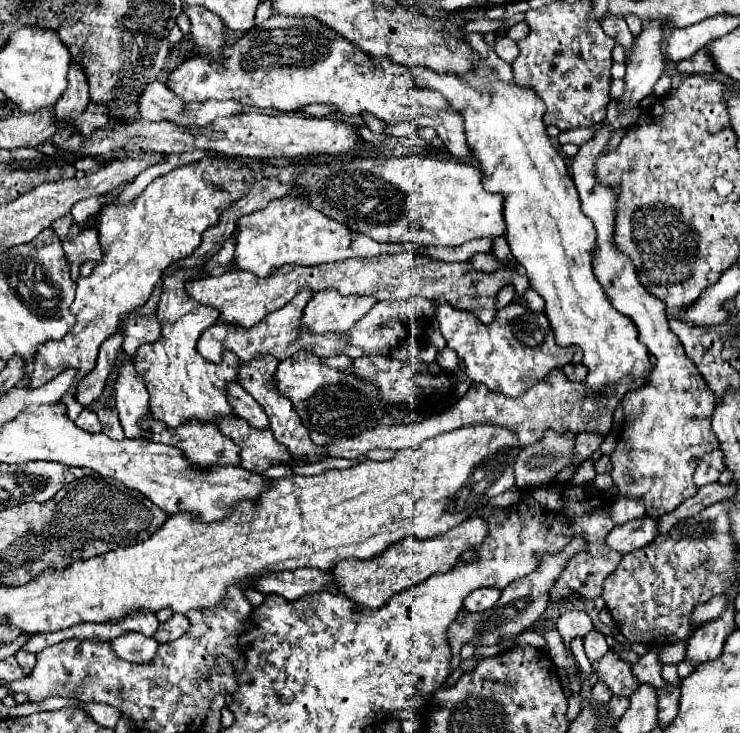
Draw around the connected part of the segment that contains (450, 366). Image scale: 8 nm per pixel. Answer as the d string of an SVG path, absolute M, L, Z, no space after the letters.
M444 347L442 351L438 351L438 355L436 355L436 363L438 365L442 365L446 371L456 371L458 369L458 355L452 351L452 349L448 349L448 347Z

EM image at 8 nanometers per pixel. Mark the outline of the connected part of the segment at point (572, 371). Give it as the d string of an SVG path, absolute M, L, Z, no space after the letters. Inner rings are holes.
M568 363L562 368L564 374L573 382L583 382L587 375L587 368L582 364ZM568 369L568 371L566 371Z

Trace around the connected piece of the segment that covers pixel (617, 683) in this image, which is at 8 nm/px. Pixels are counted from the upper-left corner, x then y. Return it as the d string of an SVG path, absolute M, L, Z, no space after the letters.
M608 651L598 663L598 679L606 681L614 695L626 695L630 697L634 689L638 687L638 679L632 675L632 667L624 661L620 661L612 651Z

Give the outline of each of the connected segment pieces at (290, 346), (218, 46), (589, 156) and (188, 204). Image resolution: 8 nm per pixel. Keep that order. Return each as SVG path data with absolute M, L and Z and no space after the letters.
M300 291L288 305L284 305L282 309L270 313L264 321L260 321L258 325L254 325L250 329L242 329L238 325L230 325L230 323L218 321L216 325L208 327L200 335L198 353L204 359L212 361L212 363L218 363L222 359L222 351L224 349L230 349L232 353L236 353L240 361L250 361L254 355L274 355L278 361L282 361L282 359L292 357L300 349L322 357L338 355L340 349L346 347L346 341L342 339L342 335L332 332L320 335L312 334L310 331L306 331L306 327L302 327L302 313L304 313L304 307L308 305L308 301L312 299L312 295L314 293L310 293L310 291Z
M184 5L182 11L190 19L190 35L200 51L210 53L212 57L220 57L220 51L224 47L224 25L218 21L218 15L200 5Z
M606 125L592 141L580 147L572 163L572 179L580 193L582 211L592 219L598 233L594 275L604 287L612 307L634 321L640 341L646 345L650 355L656 357L656 365L650 371L650 381L646 387L628 391L622 399L624 427L618 447L612 453L612 479L618 485L620 495L642 499L650 517L662 517L664 513L674 511L682 501L694 497L698 489L692 481L692 473L698 461L704 455L720 449L720 441L710 427L716 399L696 365L686 357L678 337L670 331L662 301L642 289L630 259L614 249L614 191L610 187L600 187L594 177L596 157L606 151L610 137L612 131Z
M202 157L196 163L190 165L182 165L176 167L174 171L156 177L144 191L140 197L136 197L130 203L124 205L116 205L116 207L106 207L100 213L98 219L98 241L102 247L102 261L98 265L94 265L92 273L88 277L78 277L78 289L76 289L76 299L70 305L70 311L76 315L76 325L74 329L70 329L60 341L46 341L42 345L38 345L36 349L36 357L34 357L34 371L28 377L26 387L34 389L44 385L46 381L50 381L52 377L56 377L58 373L62 373L68 367L74 367L78 371L76 381L72 383L72 389L62 397L62 403L68 409L70 419L76 419L78 413L84 409L80 403L76 403L74 399L74 391L76 391L76 383L80 381L80 375L88 375L94 365L96 365L96 357L98 357L98 349L100 345L112 337L118 329L120 319L124 317L124 313L132 313L136 307L142 307L156 281L162 277L164 269L184 257L188 257L202 241L202 233L218 223L220 213L232 205L234 201L238 201L240 197L244 197L252 185L252 181L256 181L256 173L234 159L218 159L218 157Z

